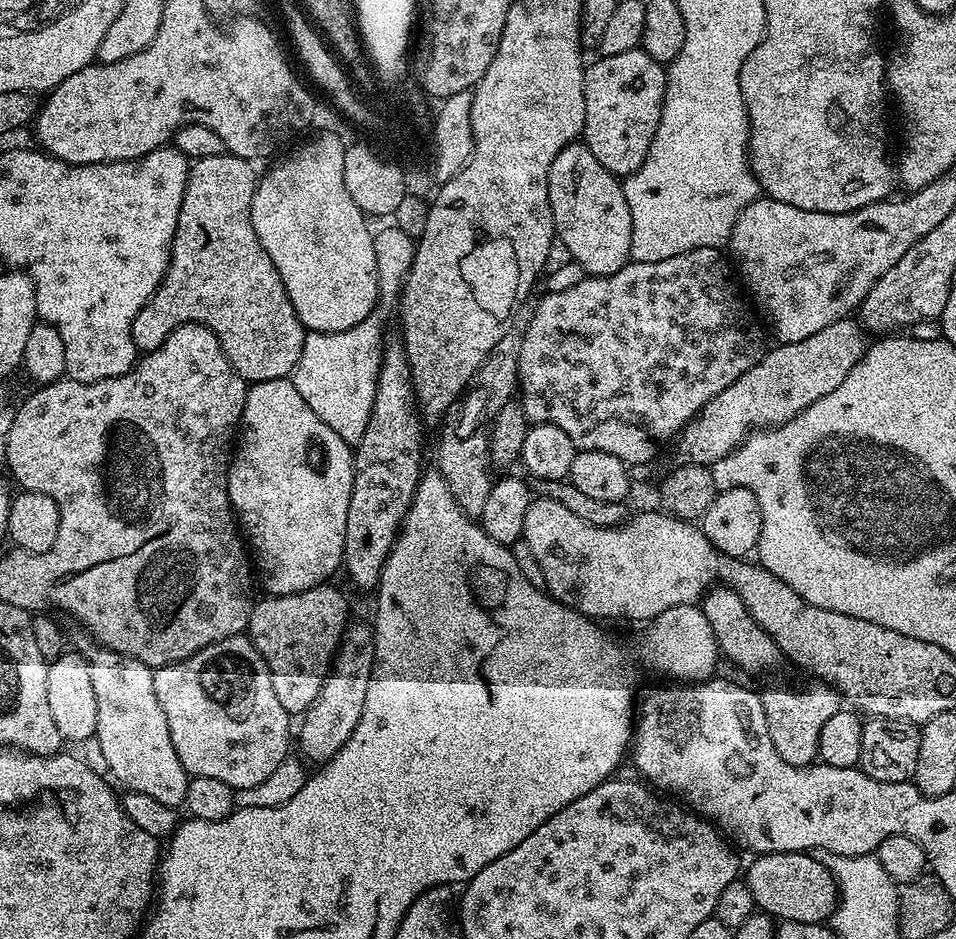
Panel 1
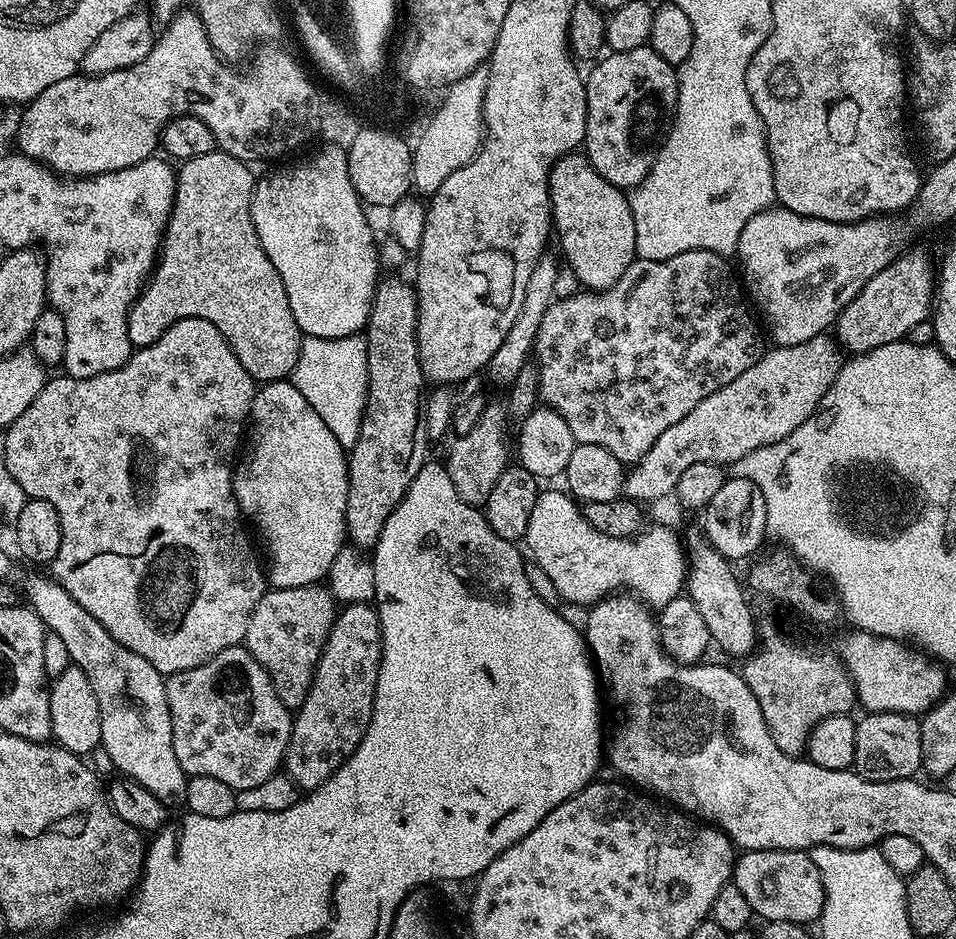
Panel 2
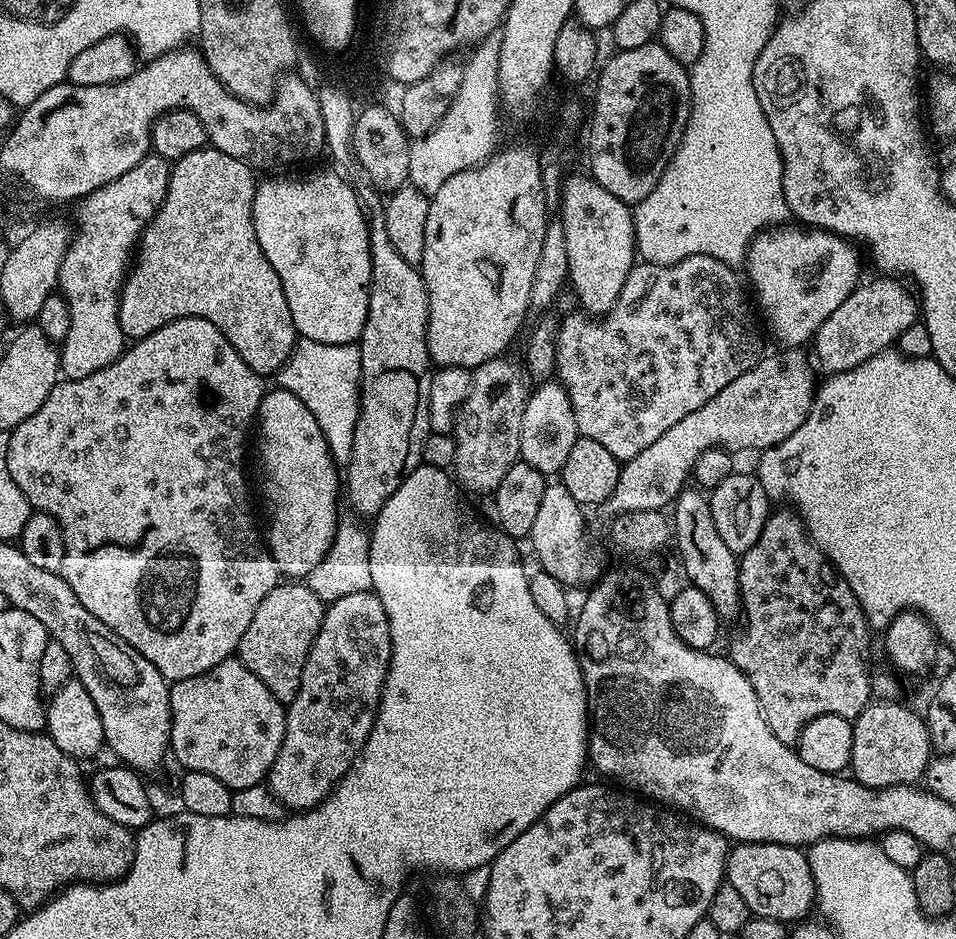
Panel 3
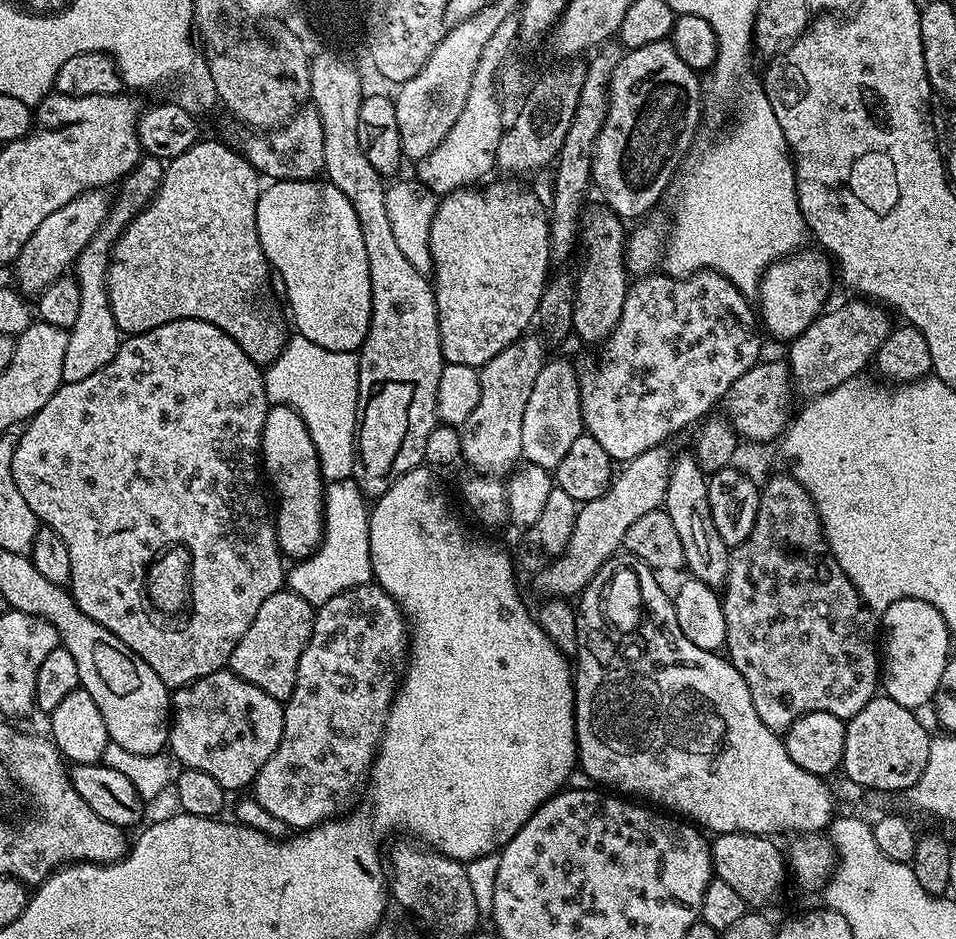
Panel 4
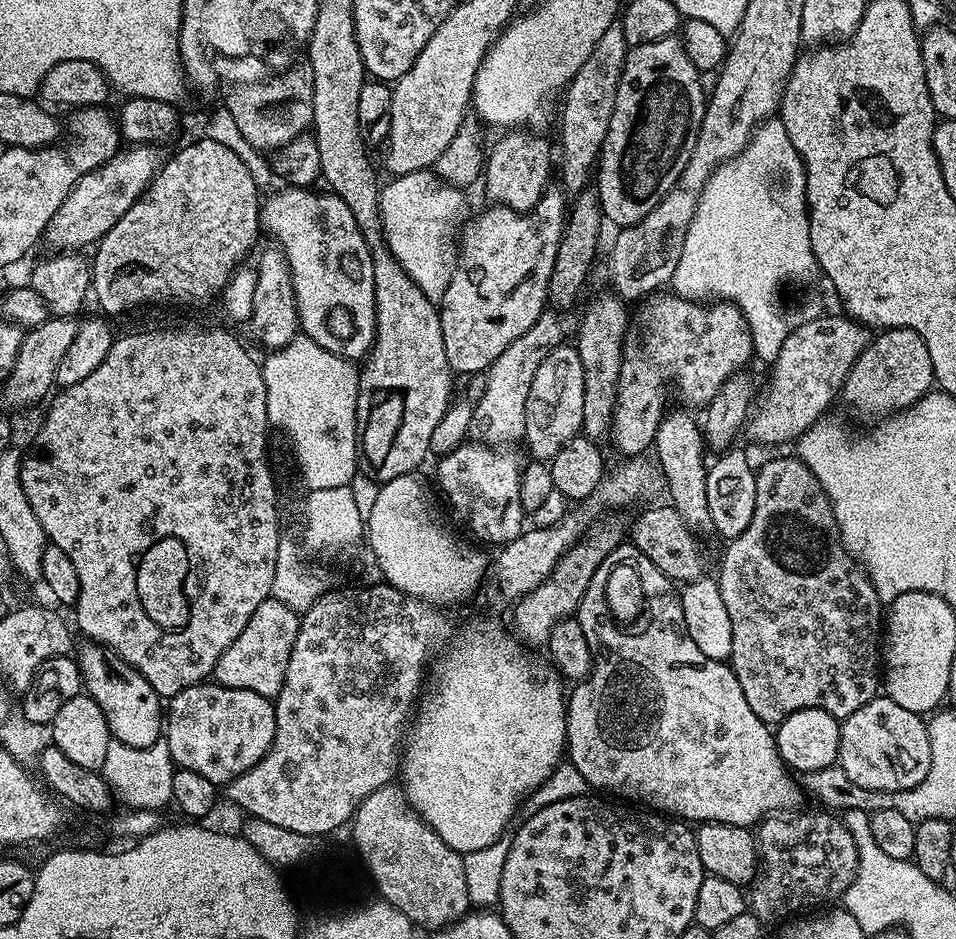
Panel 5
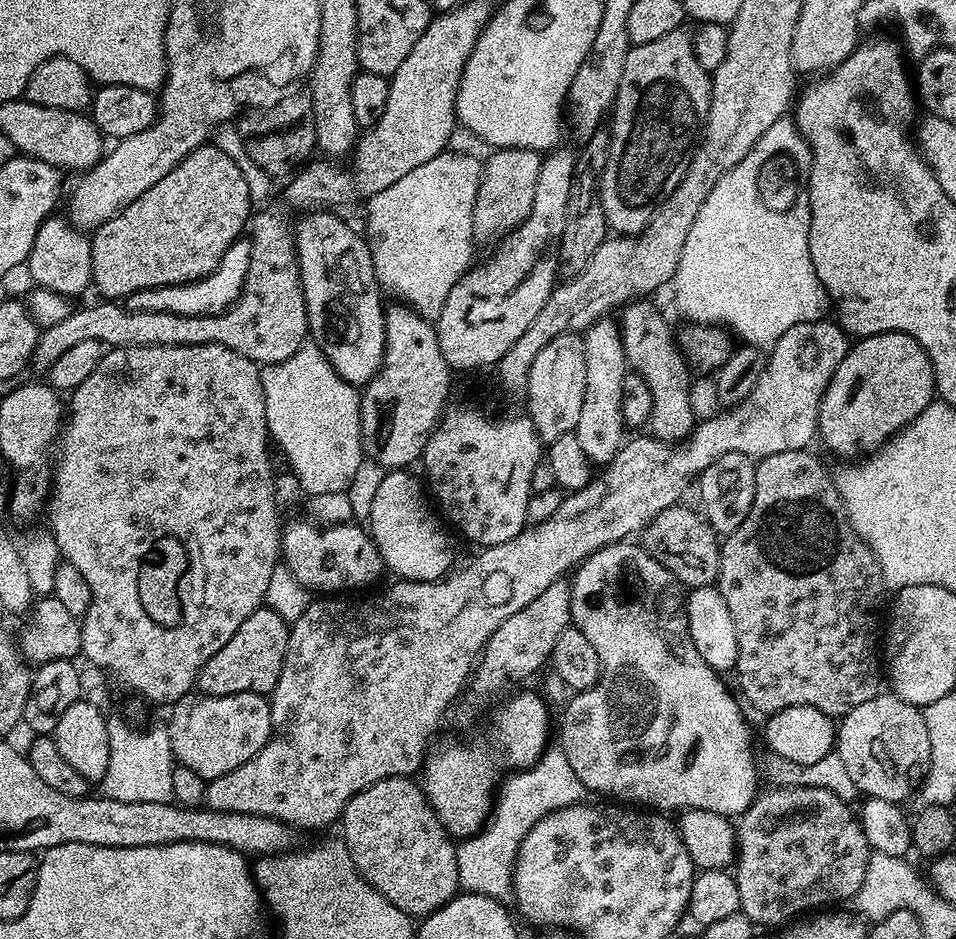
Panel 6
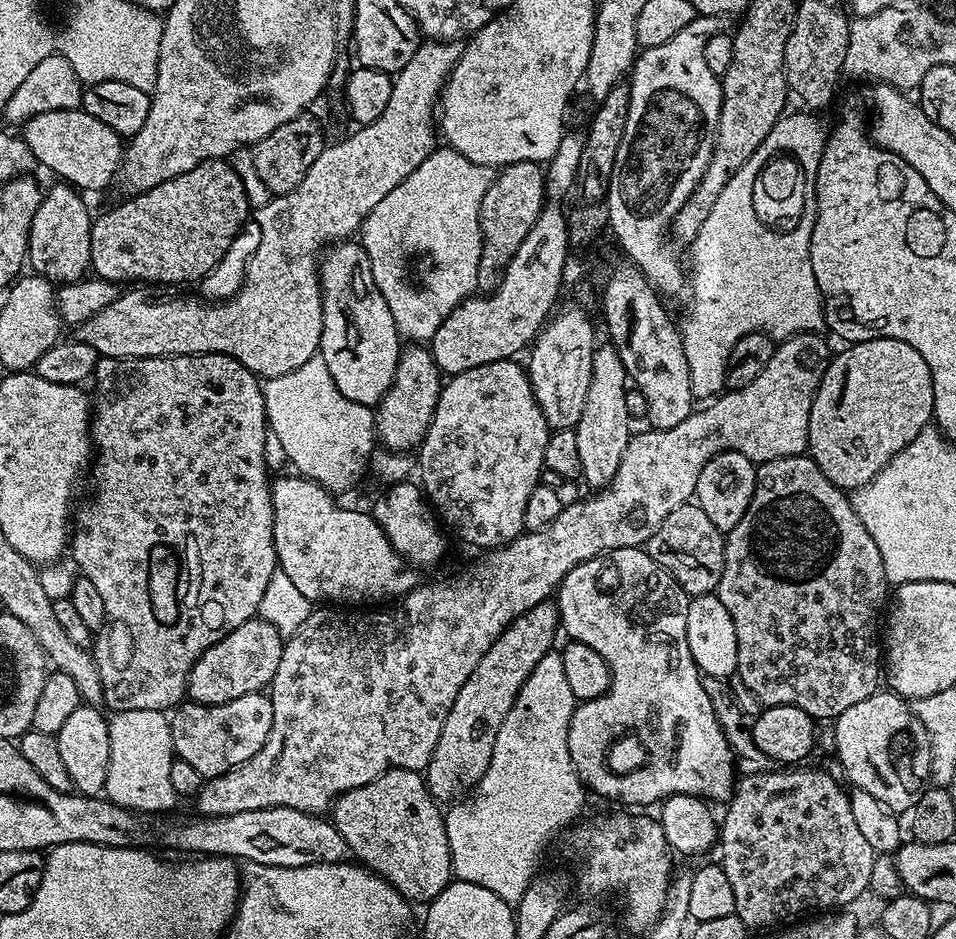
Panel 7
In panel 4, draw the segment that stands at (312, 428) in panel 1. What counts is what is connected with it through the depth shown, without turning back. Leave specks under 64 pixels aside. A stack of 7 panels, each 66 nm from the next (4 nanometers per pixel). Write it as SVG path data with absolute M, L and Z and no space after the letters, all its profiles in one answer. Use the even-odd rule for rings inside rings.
M272 404L266 414L266 422L260 439L260 455L262 457L262 472L272 483L276 491L274 500L274 523L276 525L276 540L280 544L280 551L285 557L293 561L303 560L312 555L324 539L324 489L326 481L320 473L320 459L314 450L314 442L306 430L306 422L292 408L284 404Z

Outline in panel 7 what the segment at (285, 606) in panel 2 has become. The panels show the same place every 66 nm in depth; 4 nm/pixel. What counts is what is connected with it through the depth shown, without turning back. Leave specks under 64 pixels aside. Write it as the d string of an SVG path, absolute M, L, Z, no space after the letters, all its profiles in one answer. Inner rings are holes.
M262 618L242 622L238 630L226 634L214 646L207 648L194 662L188 675L187 699L193 704L221 704L234 702L242 694L264 692L278 674L278 662L282 662L285 637L278 629Z

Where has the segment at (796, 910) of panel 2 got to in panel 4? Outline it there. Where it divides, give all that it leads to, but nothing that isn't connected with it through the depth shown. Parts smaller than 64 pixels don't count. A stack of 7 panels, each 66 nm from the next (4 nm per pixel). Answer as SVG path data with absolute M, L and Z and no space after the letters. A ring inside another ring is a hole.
M722 832L711 841L712 845L712 870L715 879L726 882L739 896L753 909L767 909L771 900L780 896L784 883L790 880L790 868L786 863L785 853L775 844L775 839L766 836L755 836L749 832Z

